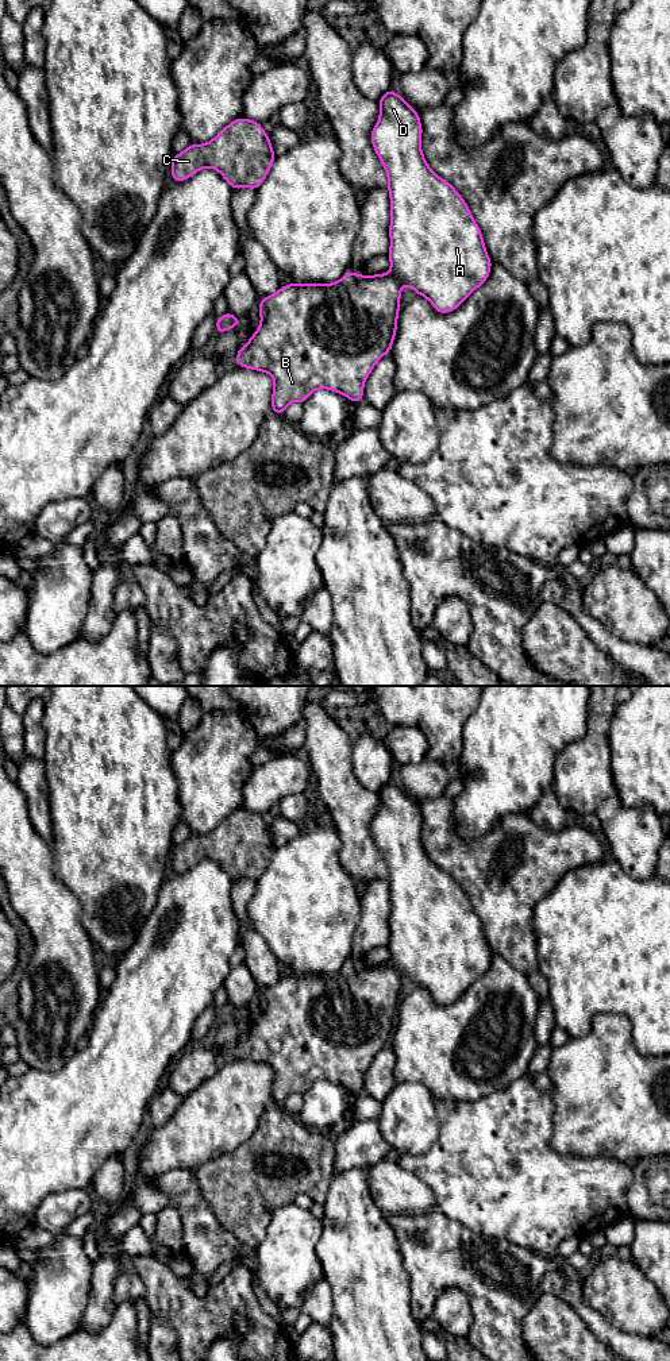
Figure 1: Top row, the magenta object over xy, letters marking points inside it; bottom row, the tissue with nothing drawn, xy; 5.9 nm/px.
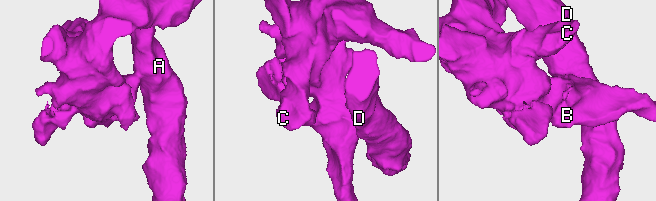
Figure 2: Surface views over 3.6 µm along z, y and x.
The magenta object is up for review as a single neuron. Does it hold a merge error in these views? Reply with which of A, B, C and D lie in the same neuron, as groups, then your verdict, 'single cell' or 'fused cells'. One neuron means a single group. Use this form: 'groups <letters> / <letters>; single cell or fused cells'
groups A D / B C; fused cells

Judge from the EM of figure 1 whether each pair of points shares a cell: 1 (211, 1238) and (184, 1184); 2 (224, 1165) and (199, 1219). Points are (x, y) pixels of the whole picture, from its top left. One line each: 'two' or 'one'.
1: one
2: two

